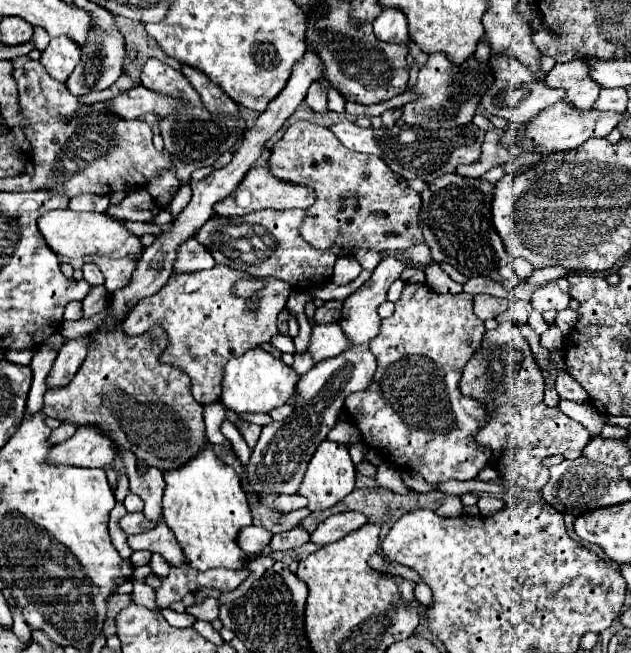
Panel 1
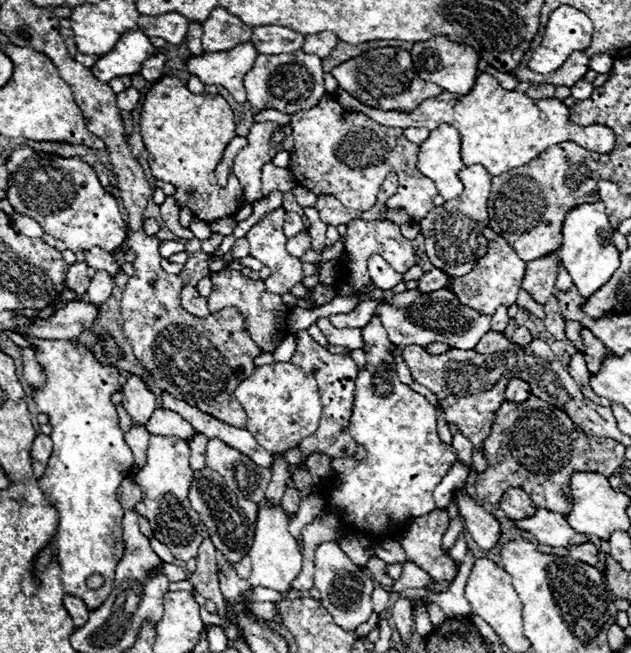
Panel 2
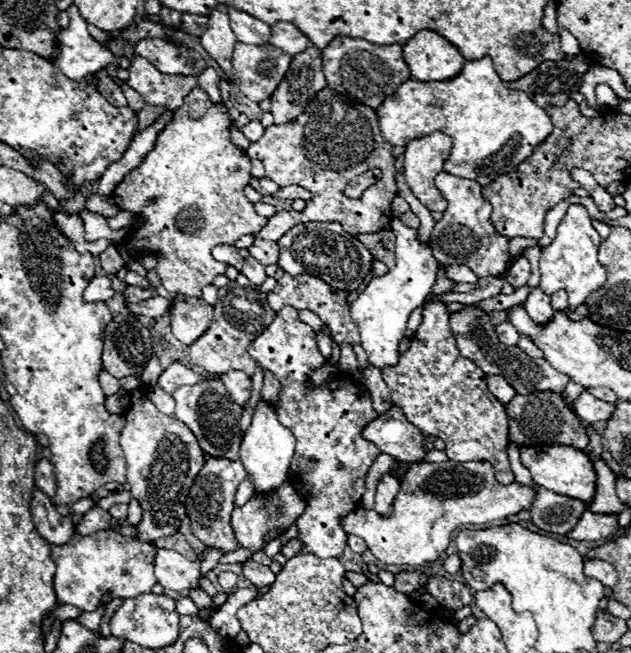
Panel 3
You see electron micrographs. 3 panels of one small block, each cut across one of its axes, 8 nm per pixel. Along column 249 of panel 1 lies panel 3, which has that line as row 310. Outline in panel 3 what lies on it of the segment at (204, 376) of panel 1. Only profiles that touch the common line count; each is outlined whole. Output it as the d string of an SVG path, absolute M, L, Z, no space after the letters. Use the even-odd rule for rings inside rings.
M284 274L276 288L268 294L268 304L274 308L274 310L280 310L284 306L292 306L296 310L310 310L314 312L328 328L330 328L330 334L332 334L332 340L336 344L350 344L350 346L356 346L360 344L360 334L358 334L358 328L356 324L352 324L352 318L350 318L350 302L348 302L348 292L332 292L332 286L326 284L324 280L318 280L318 278L312 278L308 274L300 274L300 276L290 276L290 274Z

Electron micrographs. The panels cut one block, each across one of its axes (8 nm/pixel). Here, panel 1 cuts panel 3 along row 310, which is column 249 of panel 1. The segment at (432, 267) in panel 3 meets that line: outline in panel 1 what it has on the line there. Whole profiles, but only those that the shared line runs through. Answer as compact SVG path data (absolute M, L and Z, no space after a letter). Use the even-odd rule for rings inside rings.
M254 348L238 358L232 358L224 366L220 402L226 408L232 408L236 414L270 412L272 408L286 404L294 396L294 386L298 384L298 380L300 374L296 374L292 366L286 366L280 358L274 358L270 352L264 352L262 348Z

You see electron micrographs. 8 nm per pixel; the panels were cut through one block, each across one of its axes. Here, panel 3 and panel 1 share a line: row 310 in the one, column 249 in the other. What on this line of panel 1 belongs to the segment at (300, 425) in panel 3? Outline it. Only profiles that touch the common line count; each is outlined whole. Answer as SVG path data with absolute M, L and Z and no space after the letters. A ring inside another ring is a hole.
M252 278L252 280L238 280L236 282L236 288L234 288L234 296L240 296L240 298L250 298L256 290L260 290L264 286L264 282L260 278Z

